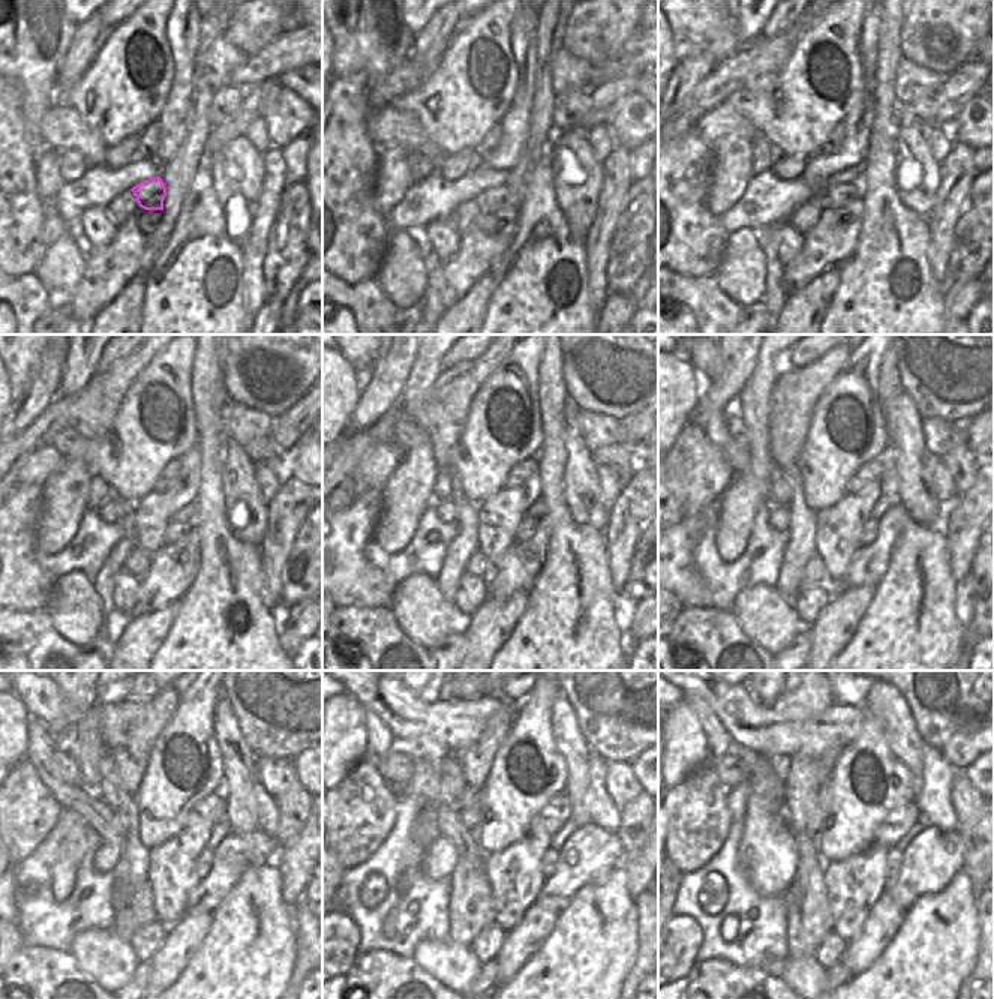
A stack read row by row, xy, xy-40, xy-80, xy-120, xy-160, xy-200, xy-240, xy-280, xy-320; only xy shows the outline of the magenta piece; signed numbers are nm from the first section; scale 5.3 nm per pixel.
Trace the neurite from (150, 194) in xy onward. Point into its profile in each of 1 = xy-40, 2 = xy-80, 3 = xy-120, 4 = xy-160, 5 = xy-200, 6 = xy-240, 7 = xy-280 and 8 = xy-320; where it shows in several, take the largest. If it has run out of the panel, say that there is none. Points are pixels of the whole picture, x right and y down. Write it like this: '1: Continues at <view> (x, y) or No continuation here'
1: Continues at xy-40 (496, 198)
2: Continues at xy-80 (834, 197)
3: Continues at xy-120 (176, 531)
4: Continues at xy-160 (529, 525)
5: Continues at xy-200 (870, 528)
6: Continues at xy-240 (203, 864)
7: Continues at xy-280 (550, 857)
8: Continues at xy-320 (894, 855).

